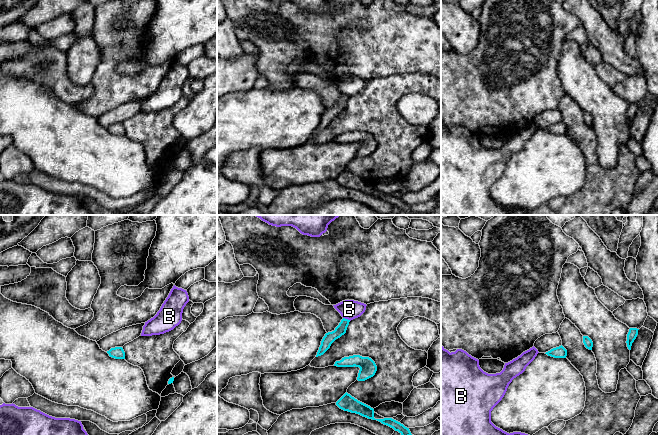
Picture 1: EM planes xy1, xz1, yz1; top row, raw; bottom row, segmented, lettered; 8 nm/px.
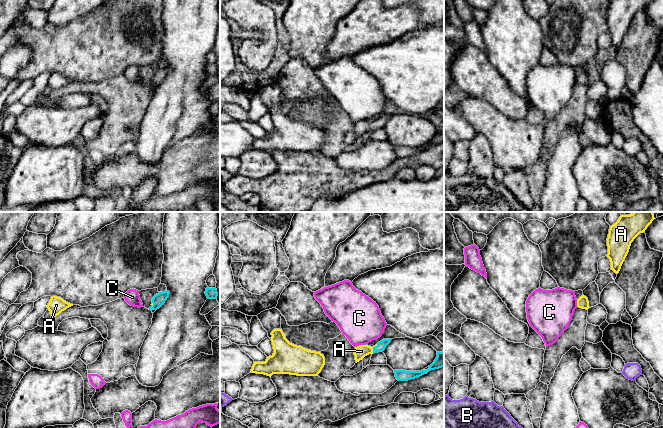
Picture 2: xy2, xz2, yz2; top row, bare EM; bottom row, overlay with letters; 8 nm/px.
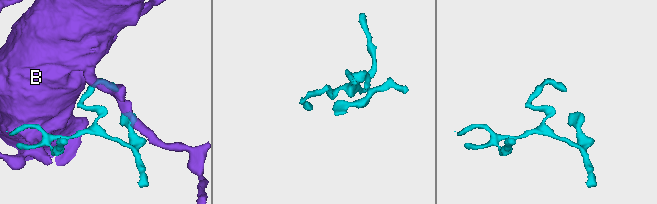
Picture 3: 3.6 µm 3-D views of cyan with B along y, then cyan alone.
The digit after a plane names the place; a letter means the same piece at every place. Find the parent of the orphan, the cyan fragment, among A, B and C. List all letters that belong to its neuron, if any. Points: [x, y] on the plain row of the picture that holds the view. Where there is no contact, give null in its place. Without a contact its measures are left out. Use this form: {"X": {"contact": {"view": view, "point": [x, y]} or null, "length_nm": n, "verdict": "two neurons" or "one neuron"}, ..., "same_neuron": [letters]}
{"A": {"contact": {"view": "xz2", "point": [373, 125]}, "length_nm": 90, "verdict": "one neuron"}, "B": {"contact": {"view": "xz1", "point": [347, 95]}, "length_nm": 70, "verdict": "two neurons"}, "C": {"contact": null, "verdict": "two neurons"}, "same_neuron": ["A"]}

